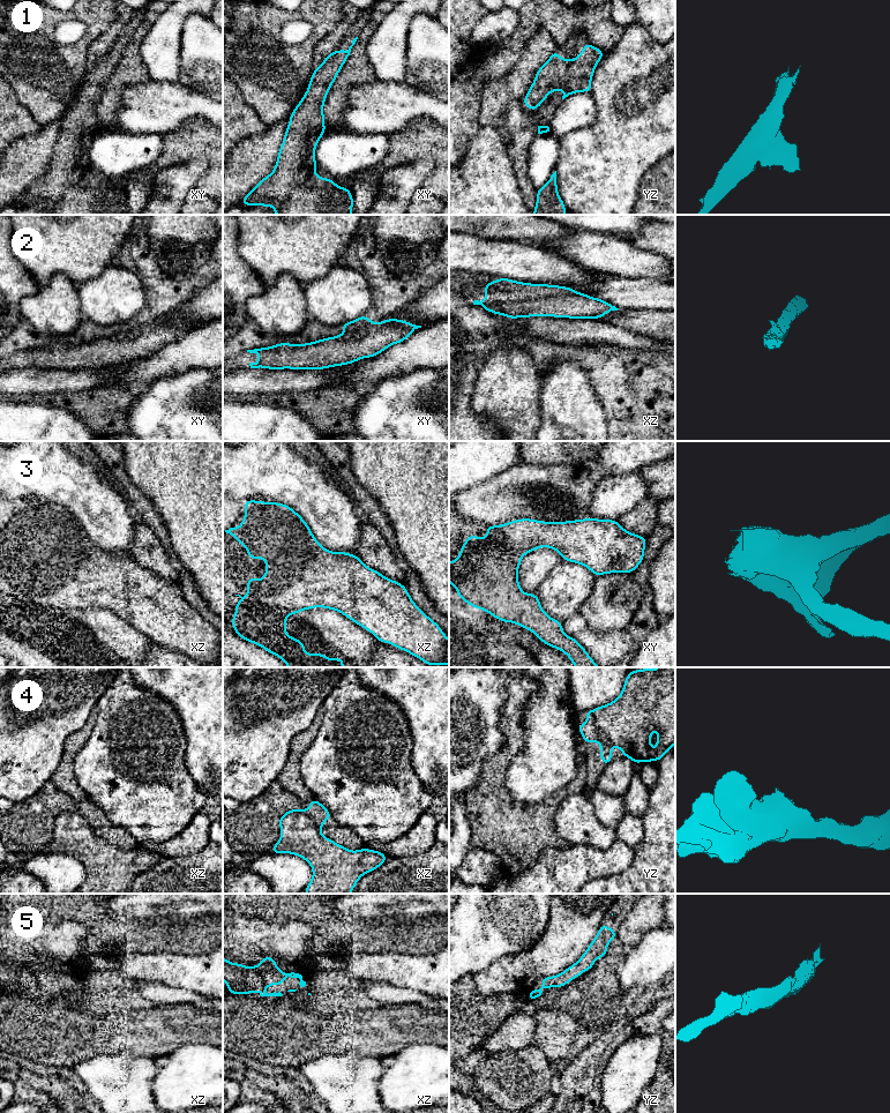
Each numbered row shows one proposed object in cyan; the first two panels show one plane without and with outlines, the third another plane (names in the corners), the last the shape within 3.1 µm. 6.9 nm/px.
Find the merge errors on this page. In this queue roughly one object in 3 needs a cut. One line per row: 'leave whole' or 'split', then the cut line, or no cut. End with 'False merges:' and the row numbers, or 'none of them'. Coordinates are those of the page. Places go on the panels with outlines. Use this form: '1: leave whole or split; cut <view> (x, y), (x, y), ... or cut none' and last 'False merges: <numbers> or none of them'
1: leave whole; cut none
2: leave whole; cut none
3: split; cut xz (241, 598), (249, 603), (284, 606), (292, 613)
4: split; cut yz (592, 710), (592, 716), (600, 734), (615, 744), (628, 756)
5: leave whole; cut none
False merges: 3, 4

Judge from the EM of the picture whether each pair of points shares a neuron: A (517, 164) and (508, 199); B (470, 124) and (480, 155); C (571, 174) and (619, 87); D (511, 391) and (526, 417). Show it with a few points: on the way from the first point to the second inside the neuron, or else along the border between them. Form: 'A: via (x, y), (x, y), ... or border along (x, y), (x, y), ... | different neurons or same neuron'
A: border along (506, 149), (524, 200) | different neurons
B: border along (480, 128), (470, 141), (468, 150), (461, 158) | different neurons
C: via (593, 152), (619, 127), (619, 109) | same neuron
D: via (511, 397), (521, 411) | same neuron

